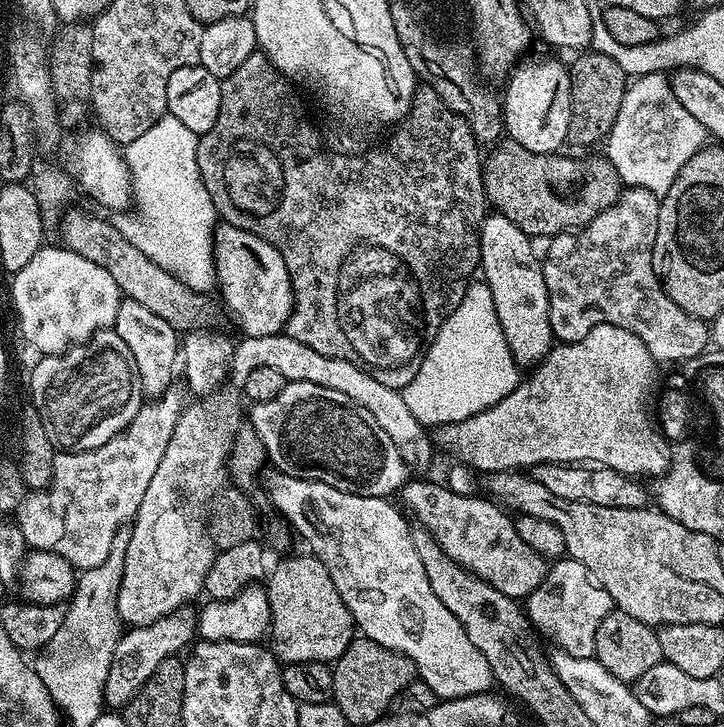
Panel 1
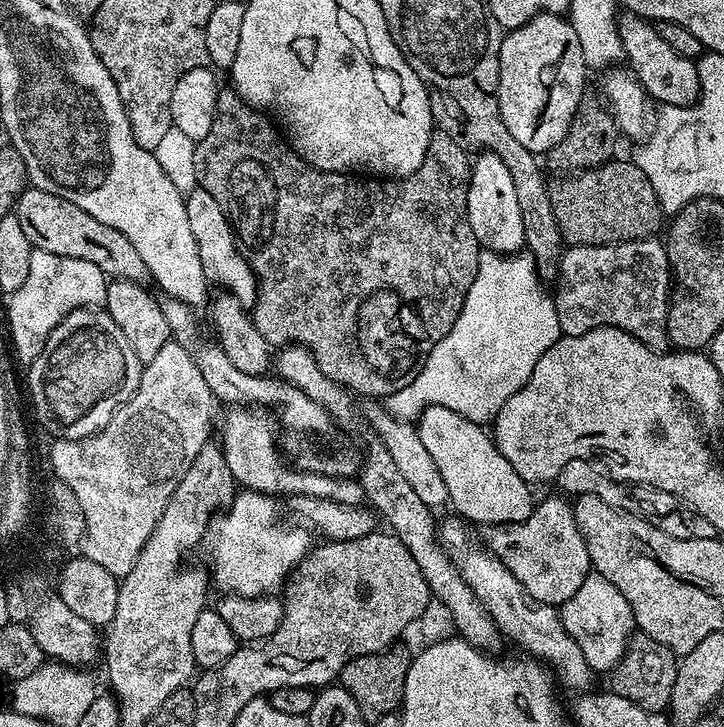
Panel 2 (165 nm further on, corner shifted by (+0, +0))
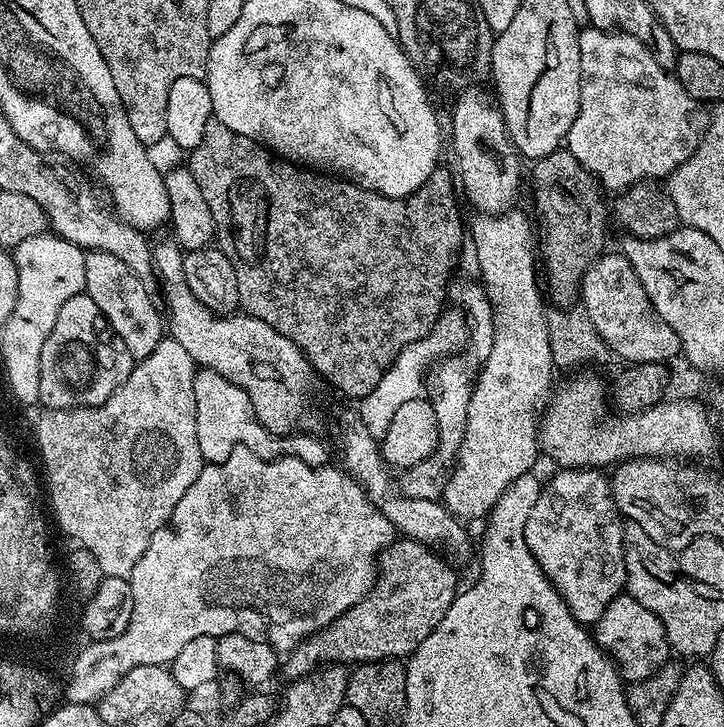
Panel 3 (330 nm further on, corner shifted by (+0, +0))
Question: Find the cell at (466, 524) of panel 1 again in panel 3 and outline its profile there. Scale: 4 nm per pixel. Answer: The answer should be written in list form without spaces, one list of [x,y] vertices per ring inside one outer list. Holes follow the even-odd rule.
[[[596,466],[560,468],[557,476],[541,487],[540,497],[538,502],[534,502],[534,510],[530,510],[524,531],[524,545],[530,546],[530,554],[534,554],[538,566],[542,566],[546,578],[558,590],[573,618],[585,626],[597,624],[606,606],[610,606],[612,599],[625,591],[628,582],[624,561],[626,521],[612,497],[609,477],[600,472],[603,471]]]

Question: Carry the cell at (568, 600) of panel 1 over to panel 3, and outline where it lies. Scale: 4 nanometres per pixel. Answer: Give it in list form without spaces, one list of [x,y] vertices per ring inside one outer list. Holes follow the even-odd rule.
[[[627,594],[615,596],[610,606],[606,606],[602,618],[594,626],[594,635],[597,644],[612,657],[621,677],[628,682],[650,678],[670,656],[666,630],[660,619]]]

